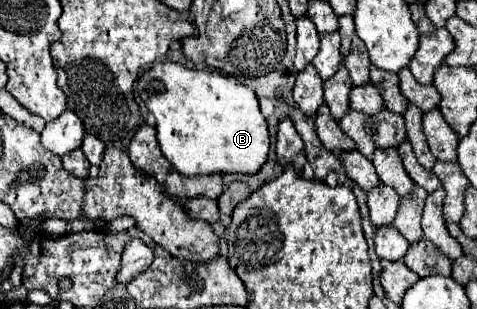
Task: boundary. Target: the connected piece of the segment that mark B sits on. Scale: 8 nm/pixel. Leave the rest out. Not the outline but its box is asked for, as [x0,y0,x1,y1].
[138,62,270,174]

